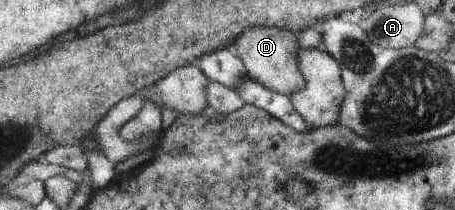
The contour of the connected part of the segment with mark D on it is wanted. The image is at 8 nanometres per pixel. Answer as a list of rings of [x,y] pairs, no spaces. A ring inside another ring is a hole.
[[[250,27],[232,47],[245,62],[250,78],[270,88],[271,91],[291,96],[303,91],[307,82],[299,67],[299,52],[302,50],[298,34],[278,27]]]

